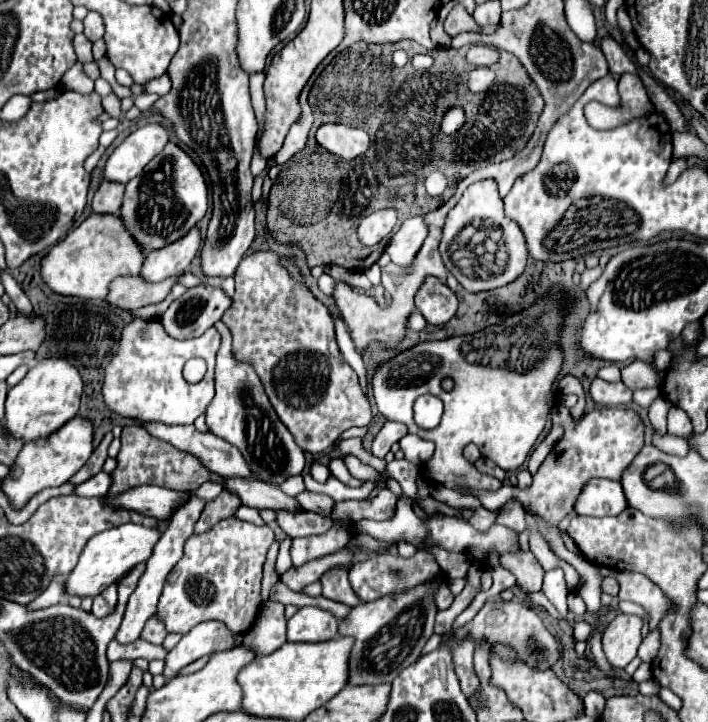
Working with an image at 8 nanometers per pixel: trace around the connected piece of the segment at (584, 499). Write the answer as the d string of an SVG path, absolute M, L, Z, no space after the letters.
M611 479L589 481L575 503L575 511L579 515L591 515L591 517L619 515L627 507L629 505L623 493L623 485Z

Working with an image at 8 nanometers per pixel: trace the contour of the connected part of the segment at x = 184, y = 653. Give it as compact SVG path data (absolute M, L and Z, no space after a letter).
M219 621L199 623L187 635L183 635L183 639L177 643L173 651L167 653L163 677L171 679L195 659L215 653L215 651L233 649L239 643L241 643L241 637L231 633L223 623Z

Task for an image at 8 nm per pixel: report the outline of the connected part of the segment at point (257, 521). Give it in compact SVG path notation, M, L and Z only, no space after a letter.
M241 505L239 509L237 509L237 513L235 513L239 519L243 519L243 521L249 521L249 523L253 523L253 525L263 525L263 519L261 519L261 515L259 515L259 511L257 509L251 509L251 507L245 507L245 505Z

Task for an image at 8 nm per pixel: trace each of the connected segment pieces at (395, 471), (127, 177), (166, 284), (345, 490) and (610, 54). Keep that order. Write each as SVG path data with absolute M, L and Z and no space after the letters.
M401 459L401 461L391 461L387 465L387 471L385 471L387 477L399 481L399 485L403 487L403 493L407 497L411 497L415 501L415 495L417 495L417 485L415 485L415 477L419 477L419 467L409 463L407 459Z
M145 125L131 133L107 159L103 179L113 183L129 183L143 167L163 151L169 137L161 125Z
M119 277L111 283L105 299L119 309L135 311L139 307L163 301L171 287L177 283L177 279L179 277L169 277L161 283L147 283L141 277Z
M305 475L303 479L305 479L307 491L329 495L329 497L333 497L335 501L345 501L345 499L367 499L369 493L375 489L375 485L373 485L371 481L367 481L367 485L359 487L359 489L347 487L347 485L343 485L341 481L337 481L333 475L327 479L327 483L317 483L311 475Z
M605 37L601 41L601 49L607 57L607 65L609 65L609 73L611 75L623 75L623 73L637 73L635 65L631 63L631 59L627 59L627 55L623 53L623 49L619 47L617 41L613 41L613 37Z

